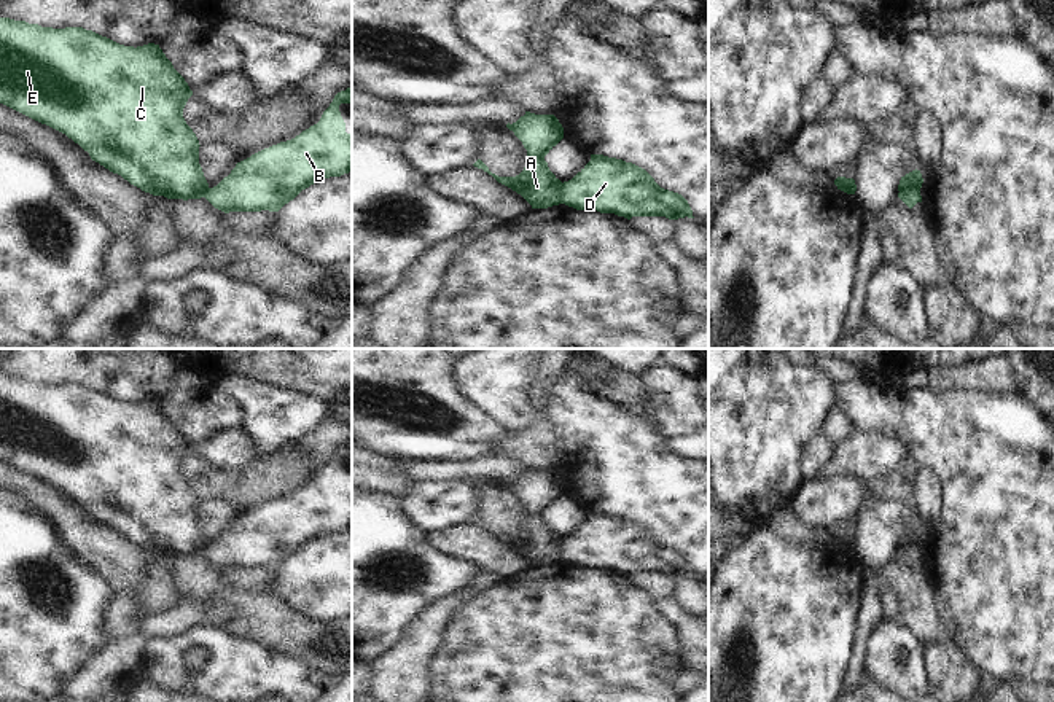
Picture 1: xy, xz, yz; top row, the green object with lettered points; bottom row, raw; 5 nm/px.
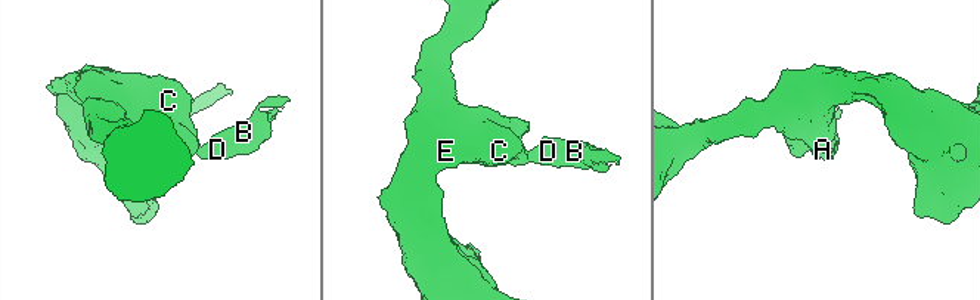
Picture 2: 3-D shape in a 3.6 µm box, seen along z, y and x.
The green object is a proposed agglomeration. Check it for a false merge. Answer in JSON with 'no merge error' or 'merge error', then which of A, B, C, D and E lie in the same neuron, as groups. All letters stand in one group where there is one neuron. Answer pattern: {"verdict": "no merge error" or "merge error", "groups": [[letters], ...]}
{"verdict": "merge error", "groups": [["A", "C", "E"], ["B", "D"]]}

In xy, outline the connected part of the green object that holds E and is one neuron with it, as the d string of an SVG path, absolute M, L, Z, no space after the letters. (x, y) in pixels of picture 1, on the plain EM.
M0 374L0 460L46 481L131 541L167 556L201 556L210 546L199 521L199 497L183 474L193 452L159 401L124 403L83 384L53 385Z

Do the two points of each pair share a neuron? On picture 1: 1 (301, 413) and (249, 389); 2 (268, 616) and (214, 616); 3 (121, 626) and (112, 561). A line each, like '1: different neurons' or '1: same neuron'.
1: same neuron
2: same neuron
3: same neuron

